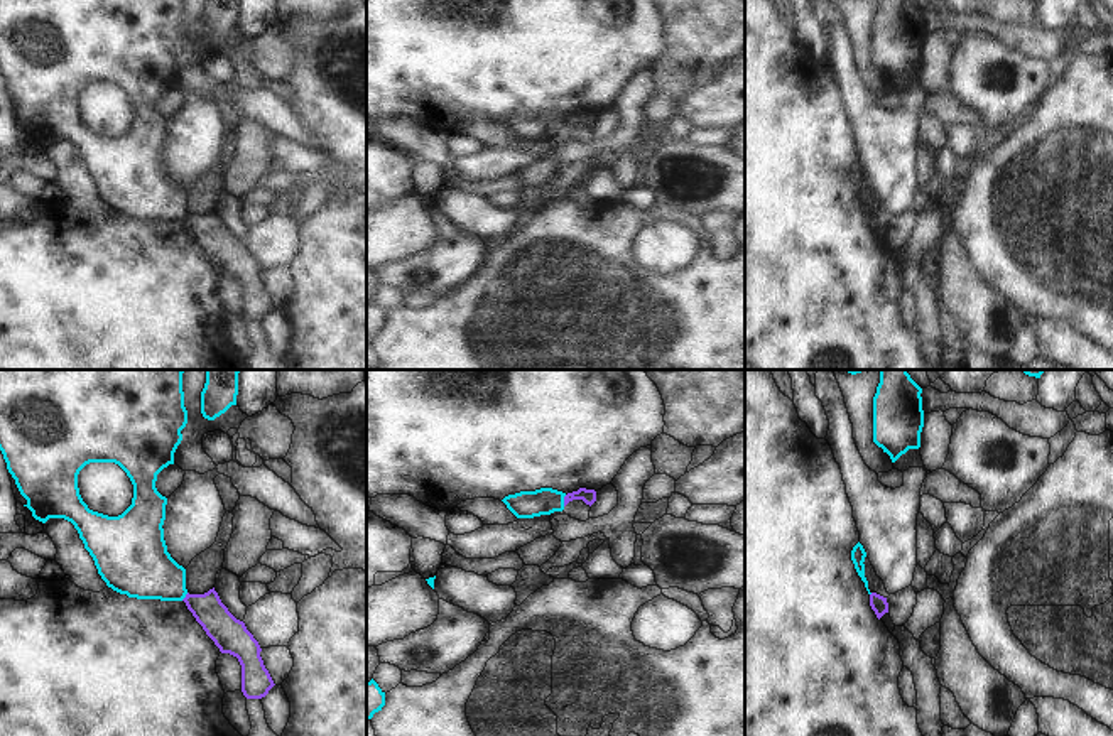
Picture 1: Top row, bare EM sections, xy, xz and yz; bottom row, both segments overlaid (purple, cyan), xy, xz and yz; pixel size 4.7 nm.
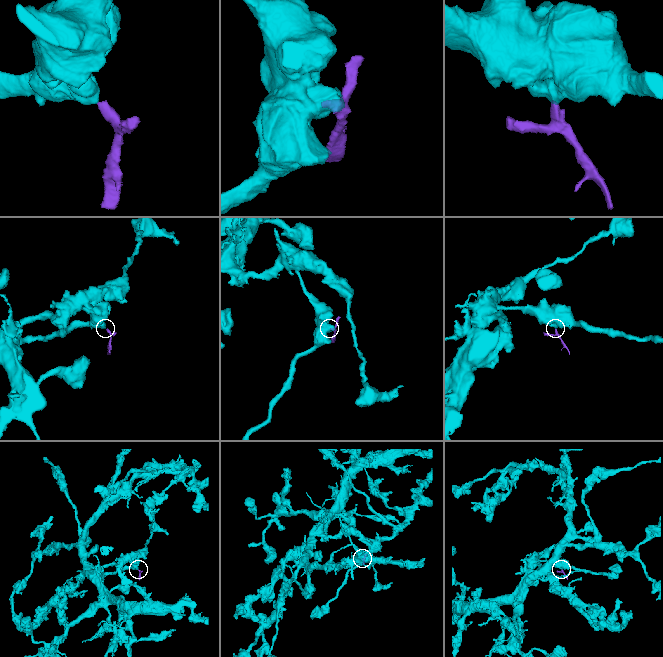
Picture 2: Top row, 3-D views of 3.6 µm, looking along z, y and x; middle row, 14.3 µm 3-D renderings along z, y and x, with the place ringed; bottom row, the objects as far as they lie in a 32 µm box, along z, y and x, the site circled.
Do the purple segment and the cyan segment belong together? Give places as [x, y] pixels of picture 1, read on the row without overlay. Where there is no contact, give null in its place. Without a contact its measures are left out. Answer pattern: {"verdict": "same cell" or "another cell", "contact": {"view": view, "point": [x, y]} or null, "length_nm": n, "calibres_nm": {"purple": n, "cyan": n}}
{"verdict": "another cell", "contact": {"view": "xz", "point": [564, 122]}, "length_nm": 60, "calibres_nm": {"purple": 70, "cyan": 130}}

